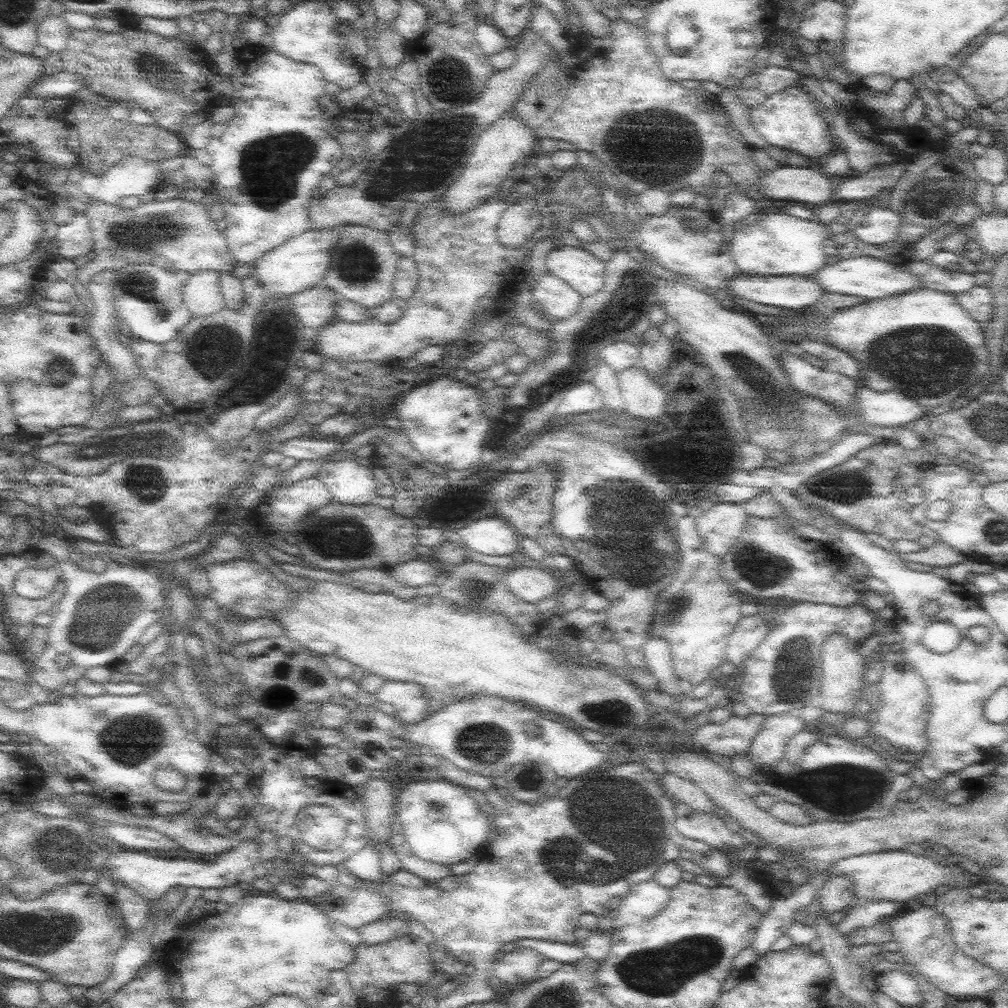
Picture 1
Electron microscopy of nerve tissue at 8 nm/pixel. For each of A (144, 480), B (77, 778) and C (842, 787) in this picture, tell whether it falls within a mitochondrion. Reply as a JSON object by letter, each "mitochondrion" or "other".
{"A":"mitochondrion","B":"other","C":"mitochondrion"}

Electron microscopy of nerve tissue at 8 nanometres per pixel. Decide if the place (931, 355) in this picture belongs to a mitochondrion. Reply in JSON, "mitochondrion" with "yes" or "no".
{"mitochondrion":"yes"}

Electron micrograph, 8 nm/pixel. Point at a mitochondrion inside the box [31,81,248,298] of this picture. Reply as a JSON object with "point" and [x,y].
{"point":[136,235]}

